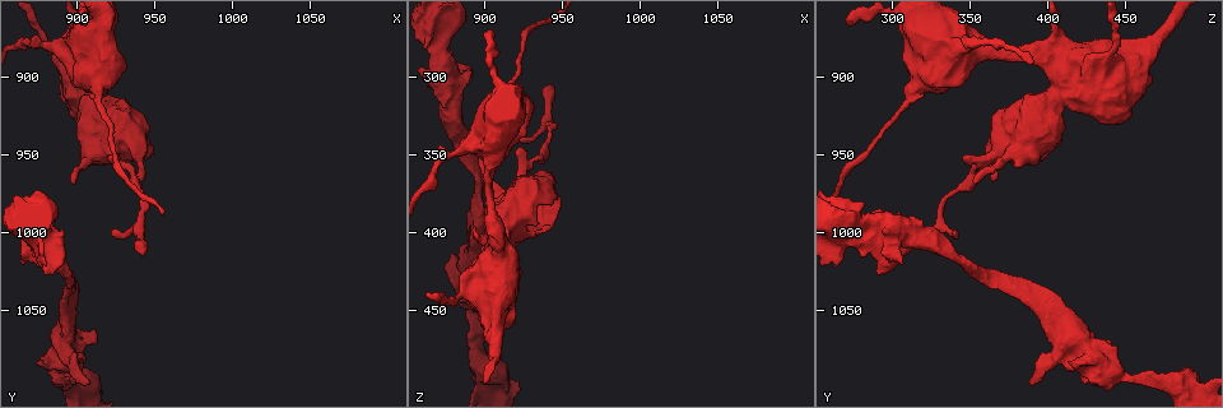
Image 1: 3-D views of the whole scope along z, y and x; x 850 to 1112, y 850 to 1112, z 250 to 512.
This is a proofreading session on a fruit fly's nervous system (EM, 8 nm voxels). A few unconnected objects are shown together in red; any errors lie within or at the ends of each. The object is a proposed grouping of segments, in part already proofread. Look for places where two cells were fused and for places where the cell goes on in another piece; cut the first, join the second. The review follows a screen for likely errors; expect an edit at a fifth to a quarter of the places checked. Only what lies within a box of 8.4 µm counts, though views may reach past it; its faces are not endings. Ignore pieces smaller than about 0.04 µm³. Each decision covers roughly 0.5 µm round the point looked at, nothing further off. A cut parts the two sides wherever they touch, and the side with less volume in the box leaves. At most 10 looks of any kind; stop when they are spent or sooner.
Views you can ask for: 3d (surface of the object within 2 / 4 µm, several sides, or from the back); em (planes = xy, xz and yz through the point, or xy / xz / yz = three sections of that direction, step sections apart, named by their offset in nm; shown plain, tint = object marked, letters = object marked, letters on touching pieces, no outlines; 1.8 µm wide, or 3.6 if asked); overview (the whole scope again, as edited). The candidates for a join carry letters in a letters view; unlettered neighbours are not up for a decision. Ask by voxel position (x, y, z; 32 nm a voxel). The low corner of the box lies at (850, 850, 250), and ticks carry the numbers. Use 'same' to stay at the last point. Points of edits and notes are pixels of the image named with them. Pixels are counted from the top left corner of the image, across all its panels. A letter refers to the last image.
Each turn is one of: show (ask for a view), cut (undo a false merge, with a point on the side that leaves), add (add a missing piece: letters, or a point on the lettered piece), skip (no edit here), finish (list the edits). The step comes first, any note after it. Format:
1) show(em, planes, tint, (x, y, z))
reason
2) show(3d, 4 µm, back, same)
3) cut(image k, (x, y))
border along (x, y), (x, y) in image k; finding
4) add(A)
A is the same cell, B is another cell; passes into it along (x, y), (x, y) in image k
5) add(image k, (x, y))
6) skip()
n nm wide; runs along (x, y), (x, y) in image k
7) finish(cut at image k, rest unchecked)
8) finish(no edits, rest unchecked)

show(em, planes, letters, (890, 1088, 430))
calibre changes

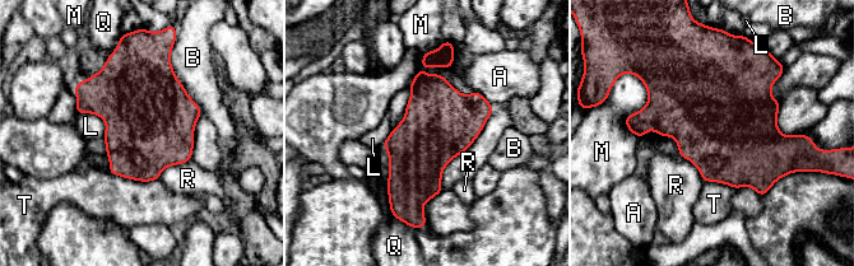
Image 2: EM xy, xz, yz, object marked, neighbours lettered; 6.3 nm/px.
skip()
460 nm wide; A, B, L, M, Q, R and T are other cells; border along (78, 113), (98, 115), (105, 136) in image 2; one cell here

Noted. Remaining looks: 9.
show(em, yz, step 8, tint, (934, 944, 366))
calibre changes

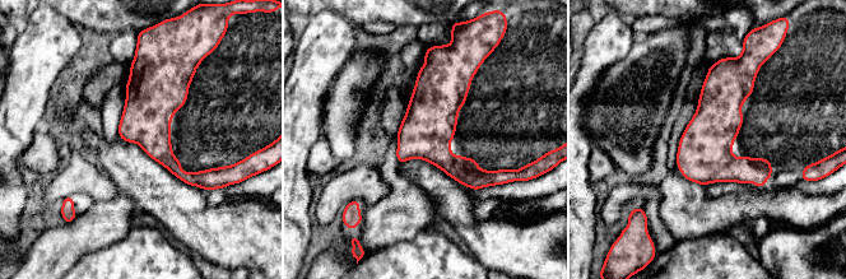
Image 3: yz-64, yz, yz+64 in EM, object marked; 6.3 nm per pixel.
show(em, planes, letters, same)

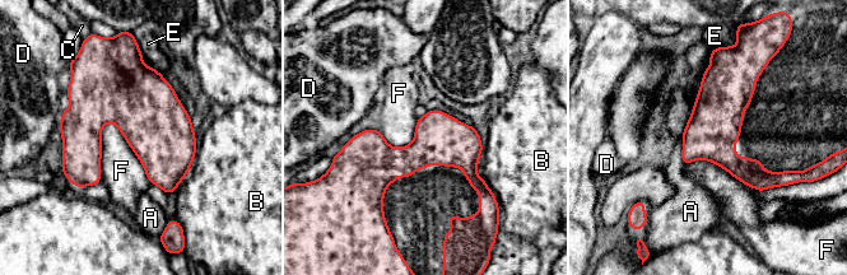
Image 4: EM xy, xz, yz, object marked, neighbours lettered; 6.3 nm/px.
skip()
A, B, C, D, E and F are other cells; runs along (349, 148), (455, 155), (484, 190) in image 4; one cell here

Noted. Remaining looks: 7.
show(em, planes, letters, (942, 1012, 306))
thin end

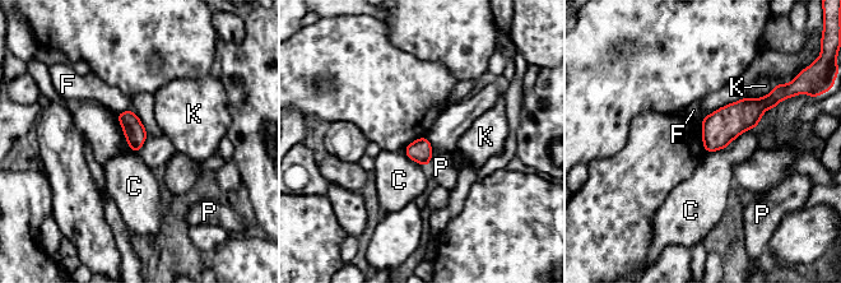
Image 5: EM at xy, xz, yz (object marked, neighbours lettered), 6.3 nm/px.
skip()
C, F, K and P are other cells; border along (756, 126), (725, 147), (705, 152) in image 5; none of them fits

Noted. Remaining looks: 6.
show(3d, 2 µm, (872, 1014, 280))
free end

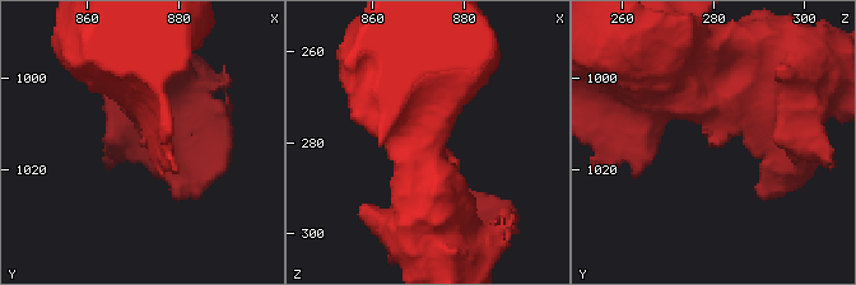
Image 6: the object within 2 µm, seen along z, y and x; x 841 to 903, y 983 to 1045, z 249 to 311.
show(em, planes, tint, (872, 1015, 280))

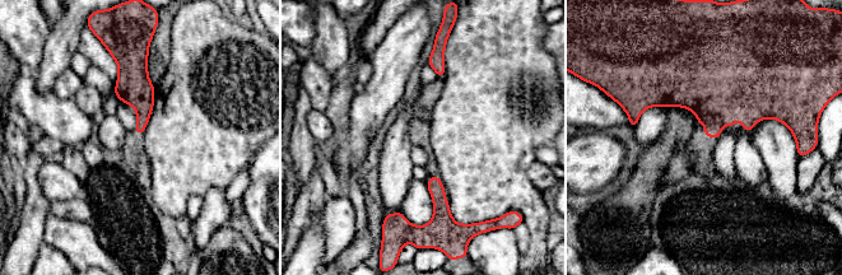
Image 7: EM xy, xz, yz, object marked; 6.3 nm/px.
show(em, planes, letters, same)

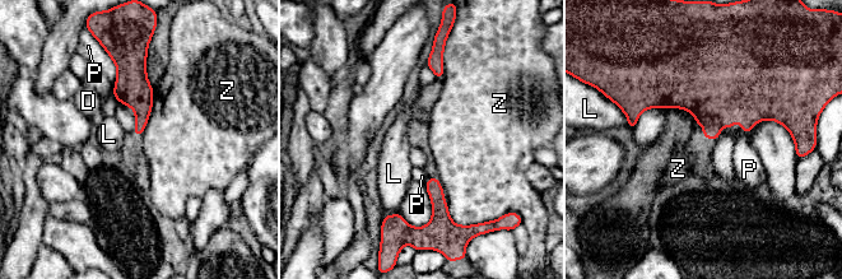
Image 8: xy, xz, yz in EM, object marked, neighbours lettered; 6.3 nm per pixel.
skip()
D, L, P and Z are other cells; border along (435, 177), (454, 223) in image 8; none of them fits

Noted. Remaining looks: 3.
finish(no edits, rest unchecked)

